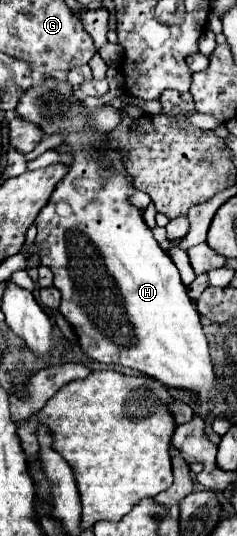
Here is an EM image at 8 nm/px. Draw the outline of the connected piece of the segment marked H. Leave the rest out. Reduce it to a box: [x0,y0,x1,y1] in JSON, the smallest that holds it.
[16,77,216,401]

